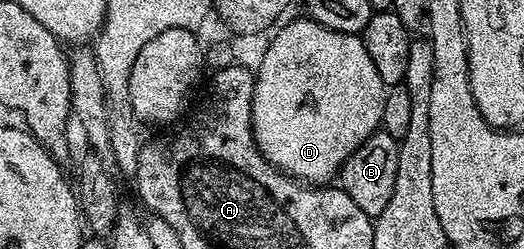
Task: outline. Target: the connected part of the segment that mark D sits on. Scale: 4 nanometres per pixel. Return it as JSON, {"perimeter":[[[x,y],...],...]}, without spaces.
{"perimeter":[[[301,16],[294,18],[287,26],[282,27],[278,35],[274,34],[270,39],[264,60],[254,75],[254,95],[252,96],[252,128],[254,129],[254,143],[258,145],[258,150],[266,160],[274,165],[277,170],[284,174],[289,174],[292,178],[297,178],[300,182],[307,184],[326,184],[330,178],[339,173],[342,165],[364,144],[364,140],[371,138],[373,134],[379,133],[384,116],[384,102],[387,94],[387,86],[384,80],[380,80],[380,72],[376,72],[376,64],[372,64],[372,56],[368,56],[368,48],[364,48],[361,37],[357,34],[341,34],[324,24],[320,24],[315,18]]]}

